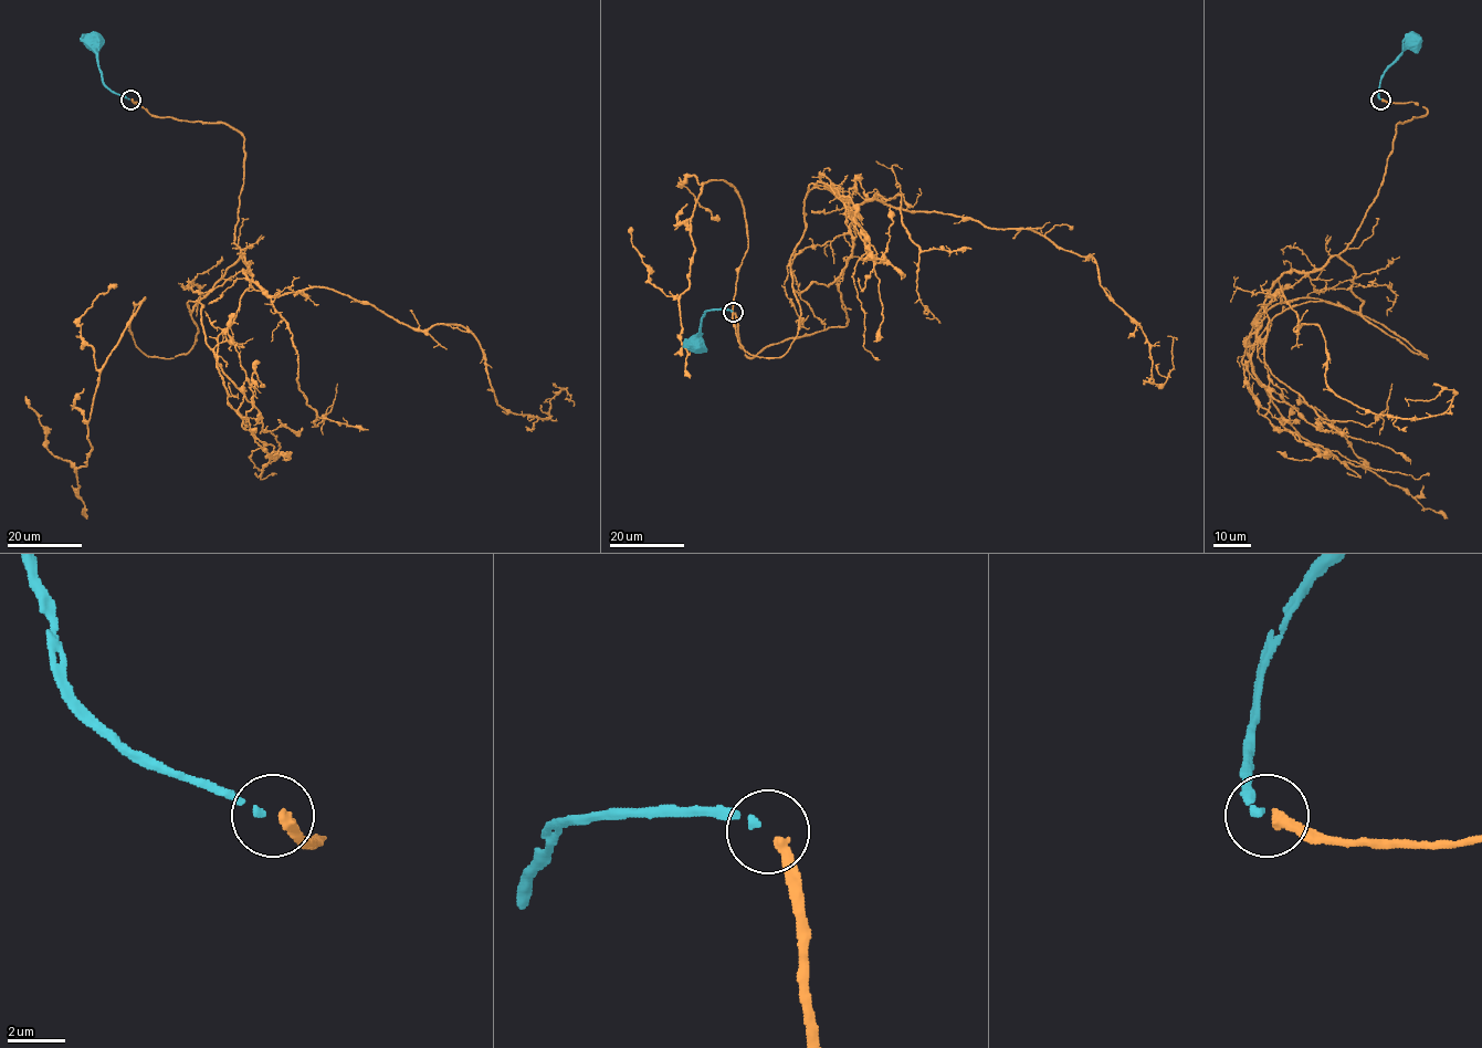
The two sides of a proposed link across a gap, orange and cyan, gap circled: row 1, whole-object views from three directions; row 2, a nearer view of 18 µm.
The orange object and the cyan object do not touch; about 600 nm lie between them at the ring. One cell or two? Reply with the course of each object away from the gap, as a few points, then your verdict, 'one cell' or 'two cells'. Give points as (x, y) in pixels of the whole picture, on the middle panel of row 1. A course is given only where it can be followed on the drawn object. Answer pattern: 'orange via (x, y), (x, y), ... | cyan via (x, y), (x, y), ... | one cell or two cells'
orange via (734, 313), (749, 357), (847, 325), (842, 270), (763, 357), (733, 187), (678, 295), (628, 229) | cyan via (733, 311), (706, 311), (697, 335), (702, 341), (699, 345) | one cell

